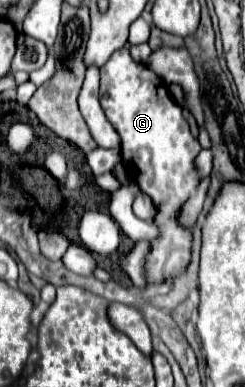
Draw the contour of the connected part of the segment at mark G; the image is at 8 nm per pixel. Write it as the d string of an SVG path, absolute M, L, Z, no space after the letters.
M127 47L113 53L113 57L109 57L109 61L101 67L99 101L101 101L101 107L103 107L109 123L113 123L115 131L121 137L121 155L123 155L123 165L129 173L129 177L141 187L143 193L147 193L153 199L153 203L157 207L155 223L161 227L161 237L153 241L153 249L151 249L149 259L147 259L147 281L149 283L161 283L161 281L169 279L171 275L183 271L189 263L191 233L177 227L175 215L177 215L179 207L183 205L183 201L199 185L199 173L193 169L193 159L201 151L201 145L191 135L189 125L181 115L181 107L169 97L167 85L163 85L161 77L157 77L157 73L153 73L149 67L137 63L129 55Z

